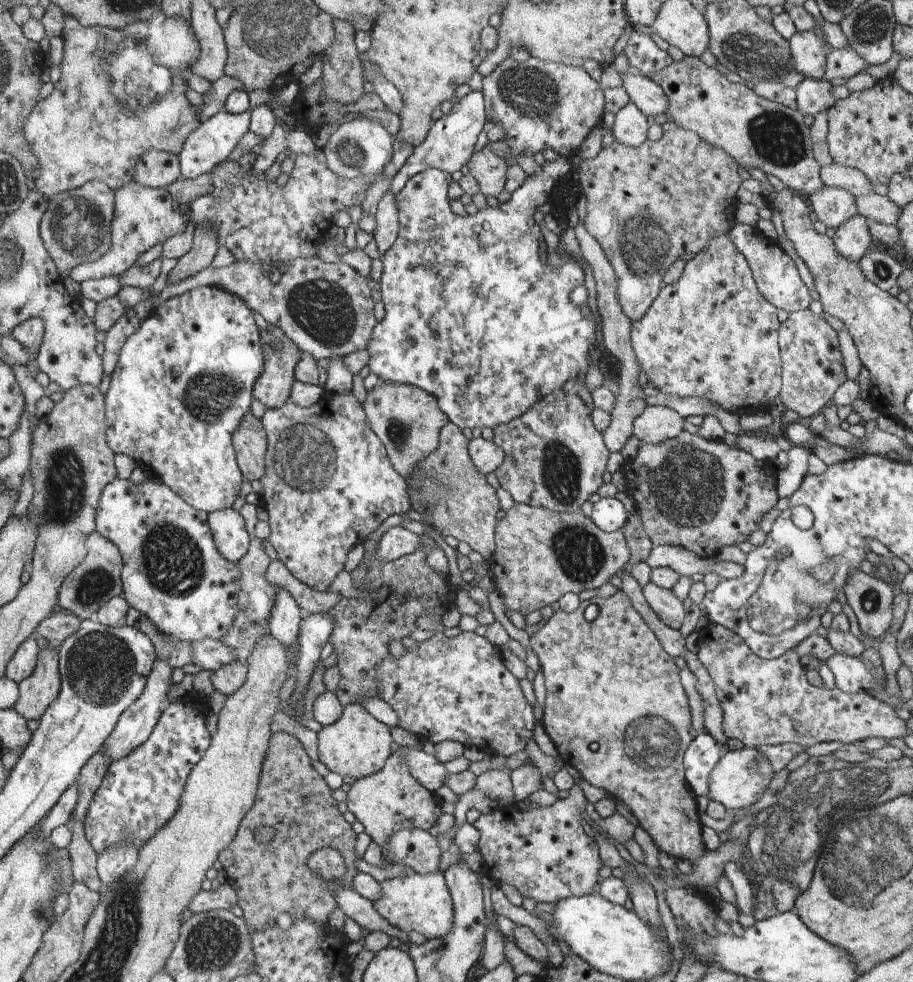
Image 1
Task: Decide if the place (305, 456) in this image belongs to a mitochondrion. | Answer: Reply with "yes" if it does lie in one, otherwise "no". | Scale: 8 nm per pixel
yes

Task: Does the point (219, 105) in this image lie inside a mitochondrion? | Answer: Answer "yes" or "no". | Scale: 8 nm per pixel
no

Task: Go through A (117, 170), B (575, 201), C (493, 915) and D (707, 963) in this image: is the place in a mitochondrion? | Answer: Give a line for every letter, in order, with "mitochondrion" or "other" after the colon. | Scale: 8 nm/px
A: other
B: other
C: other
D: other

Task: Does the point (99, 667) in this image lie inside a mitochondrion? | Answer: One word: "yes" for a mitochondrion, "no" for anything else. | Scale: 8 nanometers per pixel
yes

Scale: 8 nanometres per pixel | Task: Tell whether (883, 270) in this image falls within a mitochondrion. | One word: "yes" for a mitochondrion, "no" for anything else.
yes

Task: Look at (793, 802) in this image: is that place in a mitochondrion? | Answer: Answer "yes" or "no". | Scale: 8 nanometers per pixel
yes

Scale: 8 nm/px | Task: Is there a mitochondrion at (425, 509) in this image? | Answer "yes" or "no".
no

